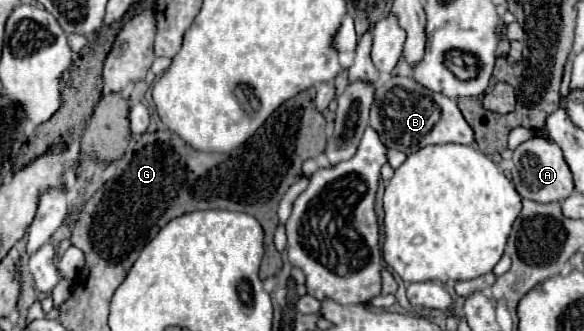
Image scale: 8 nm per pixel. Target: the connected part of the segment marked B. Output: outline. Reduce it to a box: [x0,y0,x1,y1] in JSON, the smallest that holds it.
[370,76,474,154]

